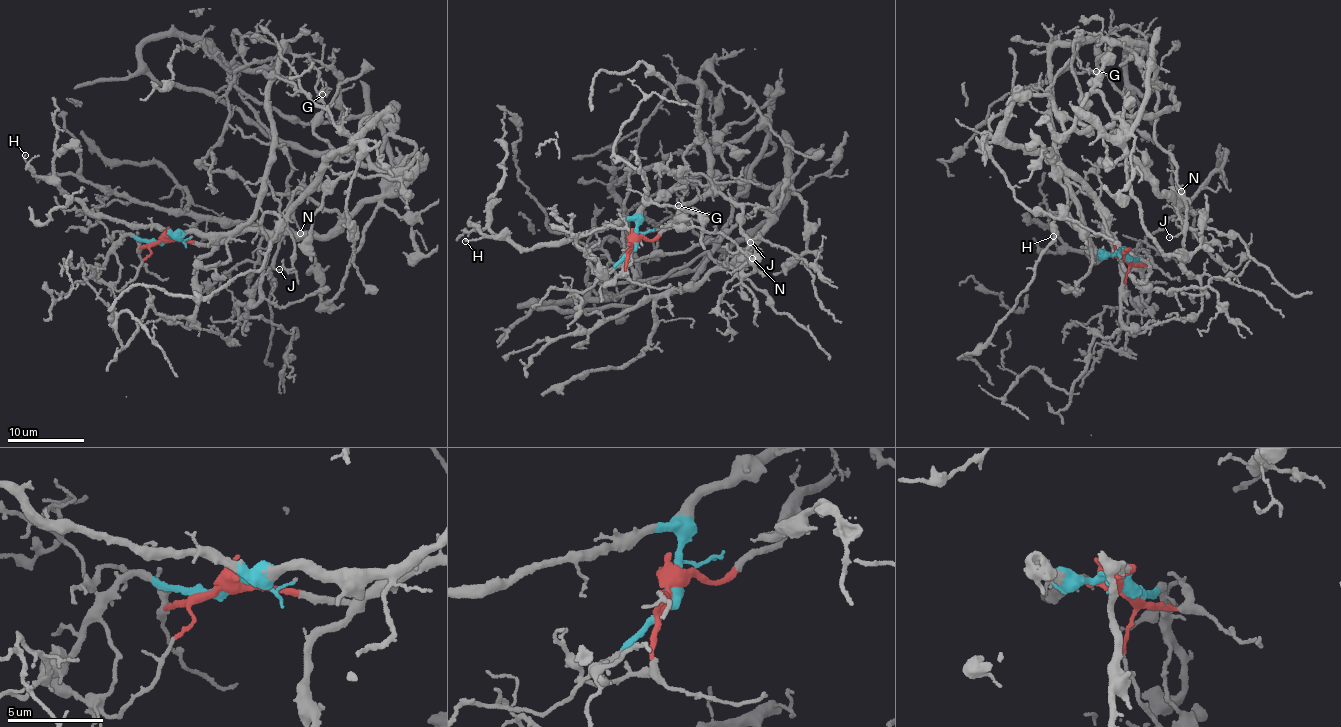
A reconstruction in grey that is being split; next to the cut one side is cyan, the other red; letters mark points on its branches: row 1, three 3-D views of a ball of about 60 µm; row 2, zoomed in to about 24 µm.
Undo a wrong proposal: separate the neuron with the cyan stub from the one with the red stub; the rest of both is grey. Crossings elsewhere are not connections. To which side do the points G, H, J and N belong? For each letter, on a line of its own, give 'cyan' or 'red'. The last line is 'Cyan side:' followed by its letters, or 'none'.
G: cyan
H: cyan
J: cyan
N: cyan
Cyan side: G, H, J, N

